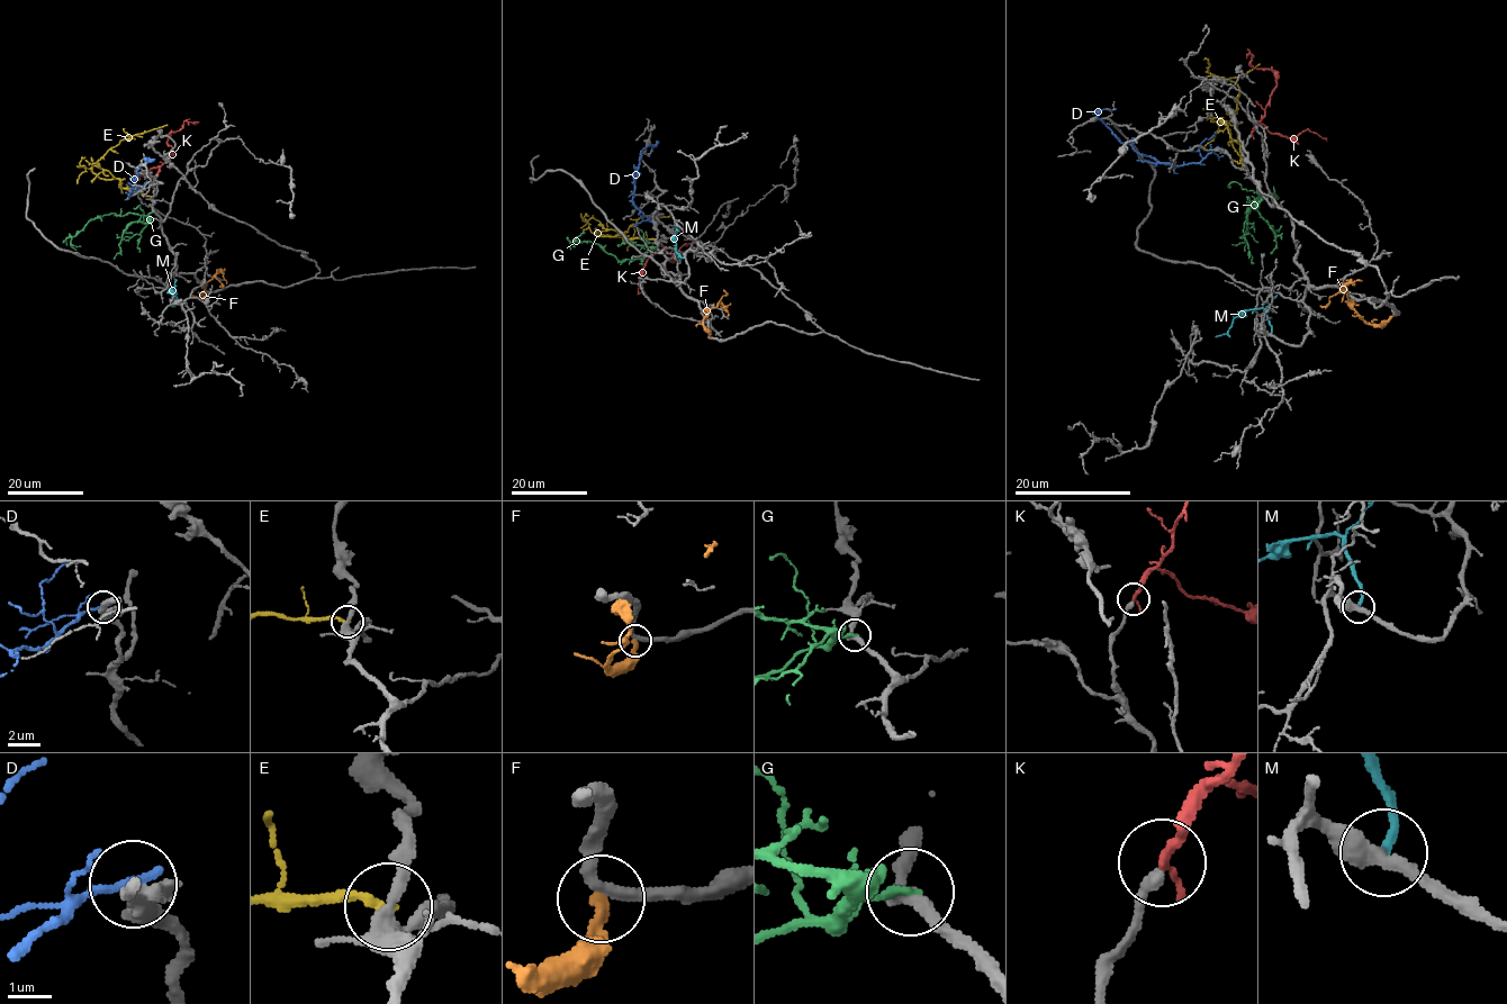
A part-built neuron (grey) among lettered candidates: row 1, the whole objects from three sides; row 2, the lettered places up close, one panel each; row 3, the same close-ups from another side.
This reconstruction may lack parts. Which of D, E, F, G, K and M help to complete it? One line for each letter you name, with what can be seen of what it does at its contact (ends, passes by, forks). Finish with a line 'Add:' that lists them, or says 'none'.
K: it ends
Add: K

